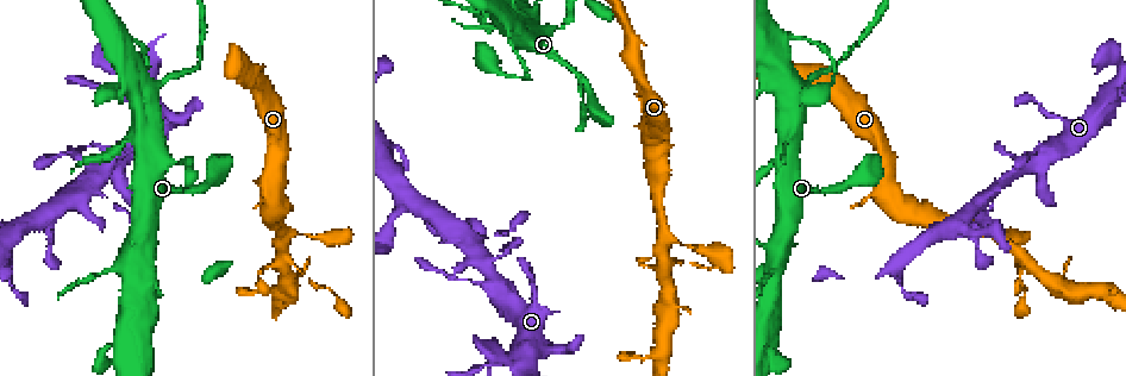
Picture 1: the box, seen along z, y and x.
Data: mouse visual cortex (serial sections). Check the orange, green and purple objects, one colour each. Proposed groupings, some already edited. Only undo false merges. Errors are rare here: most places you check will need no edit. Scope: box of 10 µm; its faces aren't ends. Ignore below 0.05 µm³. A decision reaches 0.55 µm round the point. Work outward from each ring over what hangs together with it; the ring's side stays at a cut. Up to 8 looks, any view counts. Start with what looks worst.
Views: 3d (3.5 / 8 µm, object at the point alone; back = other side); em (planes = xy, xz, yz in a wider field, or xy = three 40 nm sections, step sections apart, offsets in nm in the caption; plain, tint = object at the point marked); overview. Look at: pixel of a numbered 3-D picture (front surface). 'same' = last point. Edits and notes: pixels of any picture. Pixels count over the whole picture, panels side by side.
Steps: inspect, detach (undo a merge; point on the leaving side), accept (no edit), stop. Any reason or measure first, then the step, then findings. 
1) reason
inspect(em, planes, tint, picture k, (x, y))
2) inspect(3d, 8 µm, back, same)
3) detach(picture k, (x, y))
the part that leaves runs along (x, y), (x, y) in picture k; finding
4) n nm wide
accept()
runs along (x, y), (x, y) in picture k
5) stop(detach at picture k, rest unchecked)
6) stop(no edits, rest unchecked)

calibre changes
inspect(3d, 8 µm, picture 1, (486, 238))

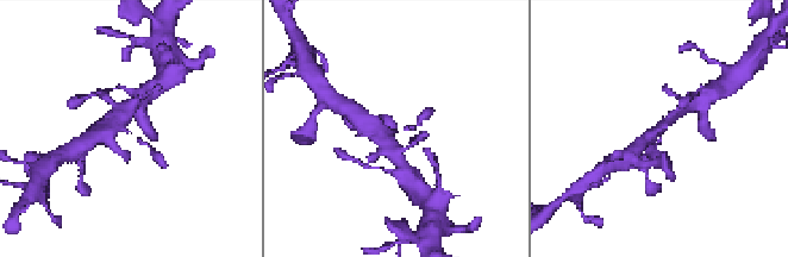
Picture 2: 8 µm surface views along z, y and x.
inspect(em, planes, tint, same)

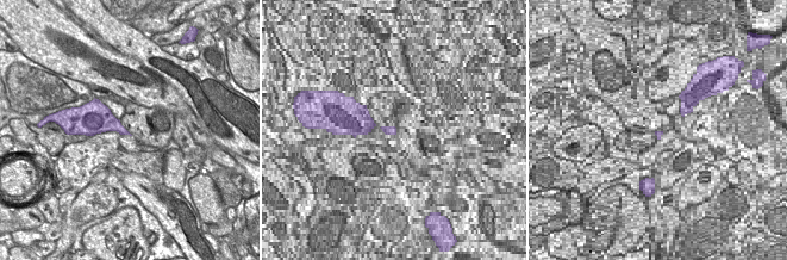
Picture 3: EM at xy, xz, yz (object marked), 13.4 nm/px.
accept()
runs along (680, 111), (667, 121), (652, 152) in picture 2; one cell here

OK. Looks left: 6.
inspect(3d, 3.5 µm, back, picture 1, (507, 31))

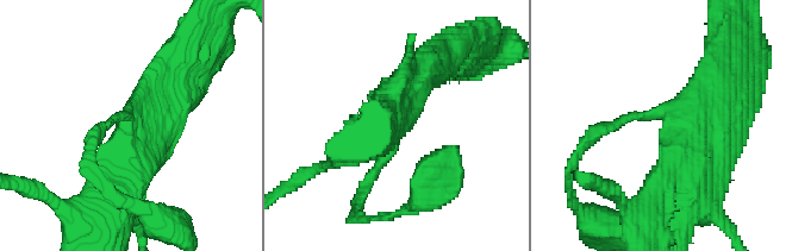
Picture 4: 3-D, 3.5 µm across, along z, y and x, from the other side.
arms of 150, 500 nm; now the EM
inspect(em, xy, step 1, tint, picture 4, (129, 114))

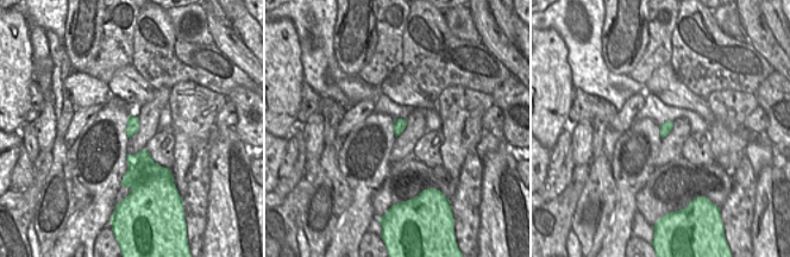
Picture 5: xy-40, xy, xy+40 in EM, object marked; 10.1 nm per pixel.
another direction
inspect(em, planes, tint, same)

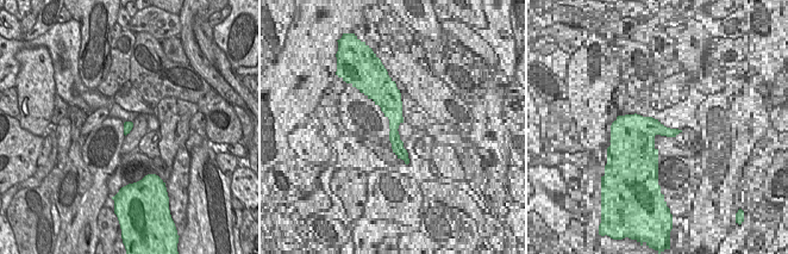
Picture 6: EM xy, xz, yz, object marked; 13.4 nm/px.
130 nm wide
accept()
runs along (674, 189), (662, 112), (598, 130) in picture 4; continuous, no second cell

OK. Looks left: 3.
small branch off a trunk
inspect(3d, 3.5 µm, back, picture 1, (663, 265))

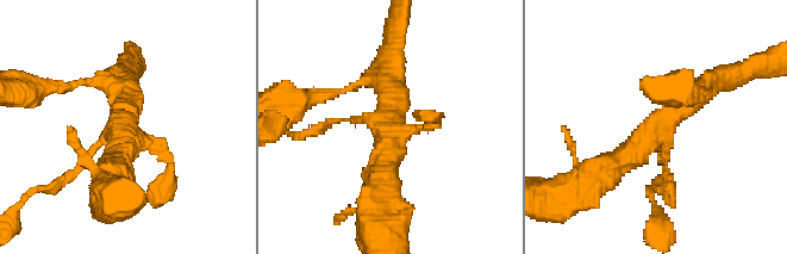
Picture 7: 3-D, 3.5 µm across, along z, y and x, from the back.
now the EM
inspect(em, xy, step 2, plain, picture 7, (392, 121))

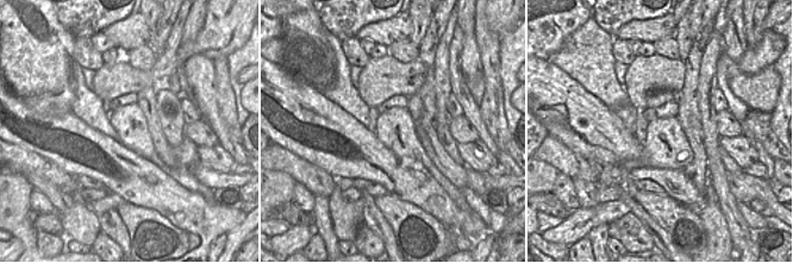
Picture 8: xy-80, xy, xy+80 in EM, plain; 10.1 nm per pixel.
inspect(em, xy, step 2, tint, same)

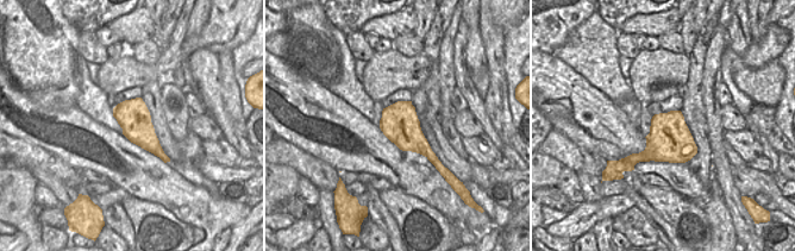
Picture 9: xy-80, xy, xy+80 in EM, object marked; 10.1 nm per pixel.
accept()
runs along (726, 78), (670, 111), (604, 173) in picture 7; one cell here

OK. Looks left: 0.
stop(no edits, rest unchecked)

